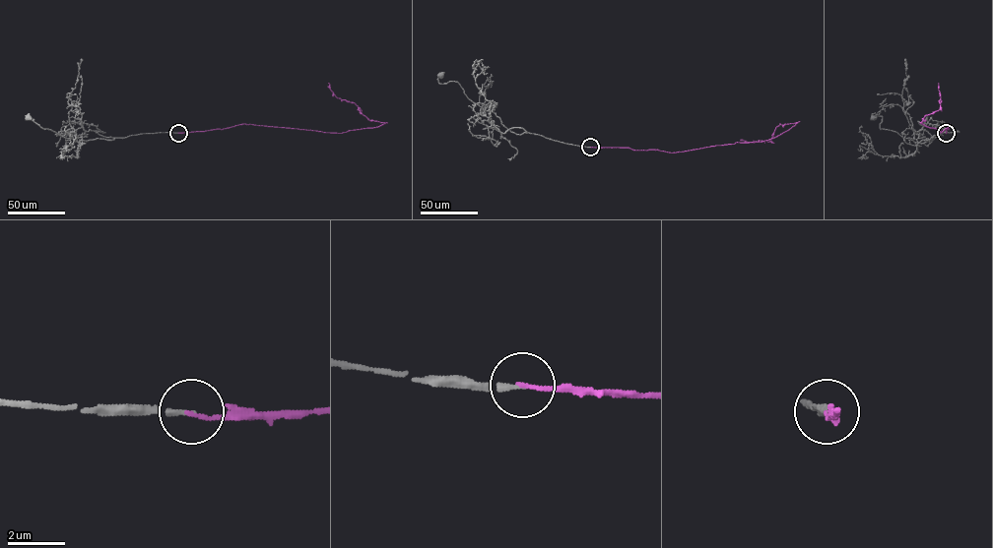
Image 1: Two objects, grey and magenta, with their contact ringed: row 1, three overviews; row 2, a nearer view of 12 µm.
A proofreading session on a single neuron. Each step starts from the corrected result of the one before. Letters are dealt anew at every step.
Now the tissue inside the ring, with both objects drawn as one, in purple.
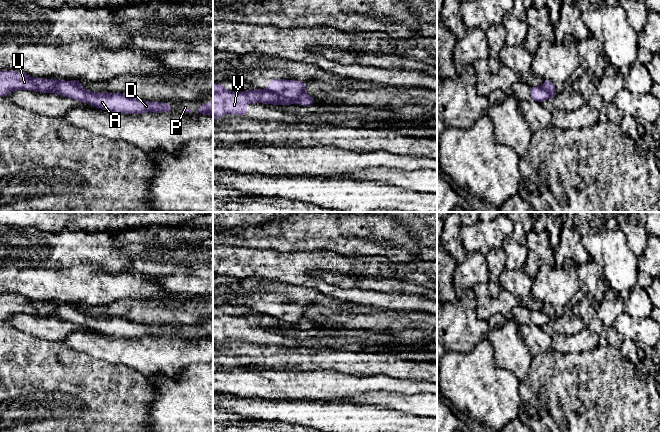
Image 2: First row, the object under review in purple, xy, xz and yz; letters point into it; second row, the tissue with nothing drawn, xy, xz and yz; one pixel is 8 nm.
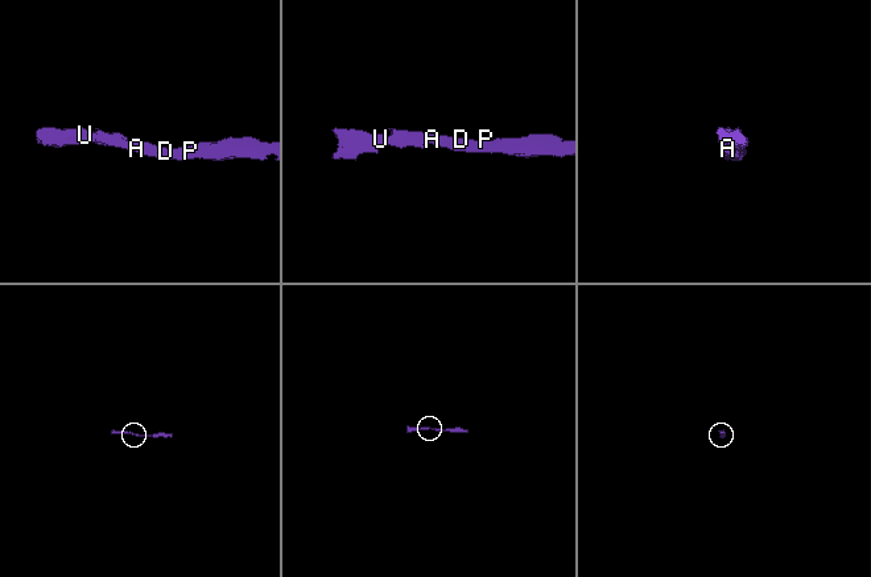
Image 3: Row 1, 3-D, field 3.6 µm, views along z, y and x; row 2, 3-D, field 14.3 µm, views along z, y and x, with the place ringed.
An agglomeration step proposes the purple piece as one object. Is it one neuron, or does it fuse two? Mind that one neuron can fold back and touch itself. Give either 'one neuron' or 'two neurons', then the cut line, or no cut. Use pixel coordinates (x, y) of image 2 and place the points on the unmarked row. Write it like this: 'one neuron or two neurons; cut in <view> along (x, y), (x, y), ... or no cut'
two neurons; cut in xz along (267, 312), (289, 322), (297, 322), (304, 317)

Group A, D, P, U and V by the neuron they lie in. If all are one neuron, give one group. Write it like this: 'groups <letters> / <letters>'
groups A D P / U V

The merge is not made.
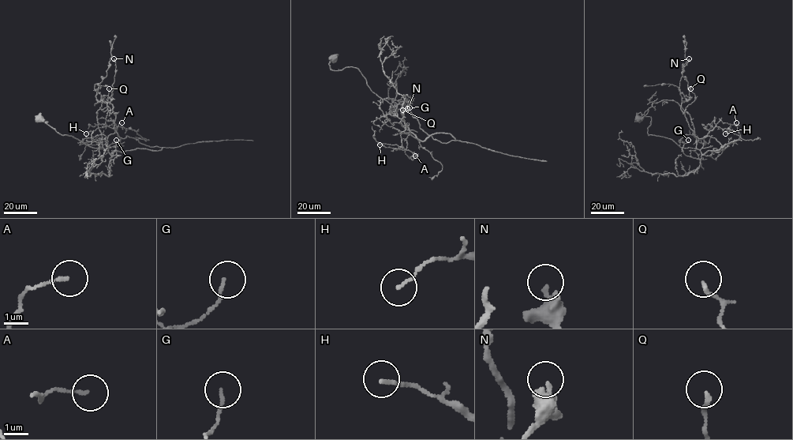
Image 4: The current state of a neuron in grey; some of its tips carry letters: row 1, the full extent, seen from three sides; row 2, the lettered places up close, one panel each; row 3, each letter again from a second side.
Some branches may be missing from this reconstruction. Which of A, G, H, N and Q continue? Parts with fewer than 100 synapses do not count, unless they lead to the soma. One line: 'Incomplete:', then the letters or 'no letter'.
Incomplete: no letter

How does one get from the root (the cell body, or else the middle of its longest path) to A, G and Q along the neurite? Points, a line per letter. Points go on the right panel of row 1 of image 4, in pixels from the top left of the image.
A: (637, 119), (650, 117), (648, 134), (671, 139), (681, 148), (697, 148), (706, 156), (738, 139), (736, 122)
G: (637, 119), (650, 117), (648, 134), (671, 139), (682, 148), (697, 148), (699, 159), (683, 152), (688, 140)
Q: (637, 119), (651, 118), (648, 134), (696, 148), (693, 122), (682, 109), (695, 99), (690, 88)

